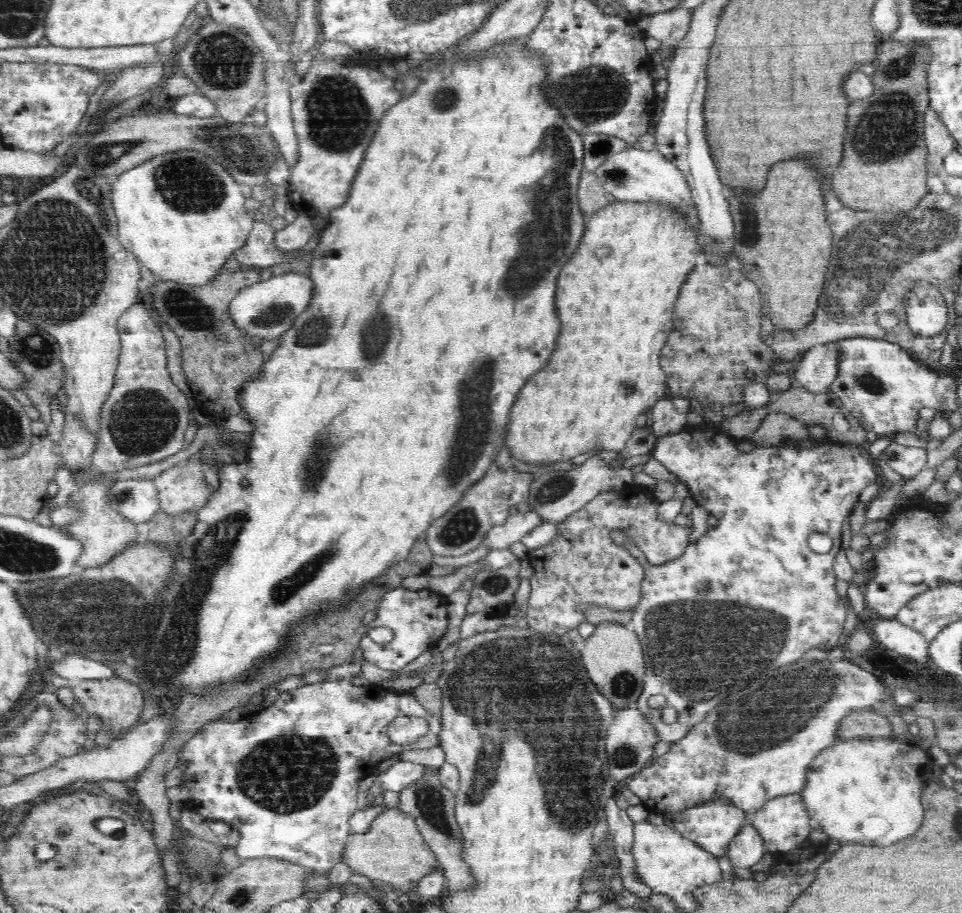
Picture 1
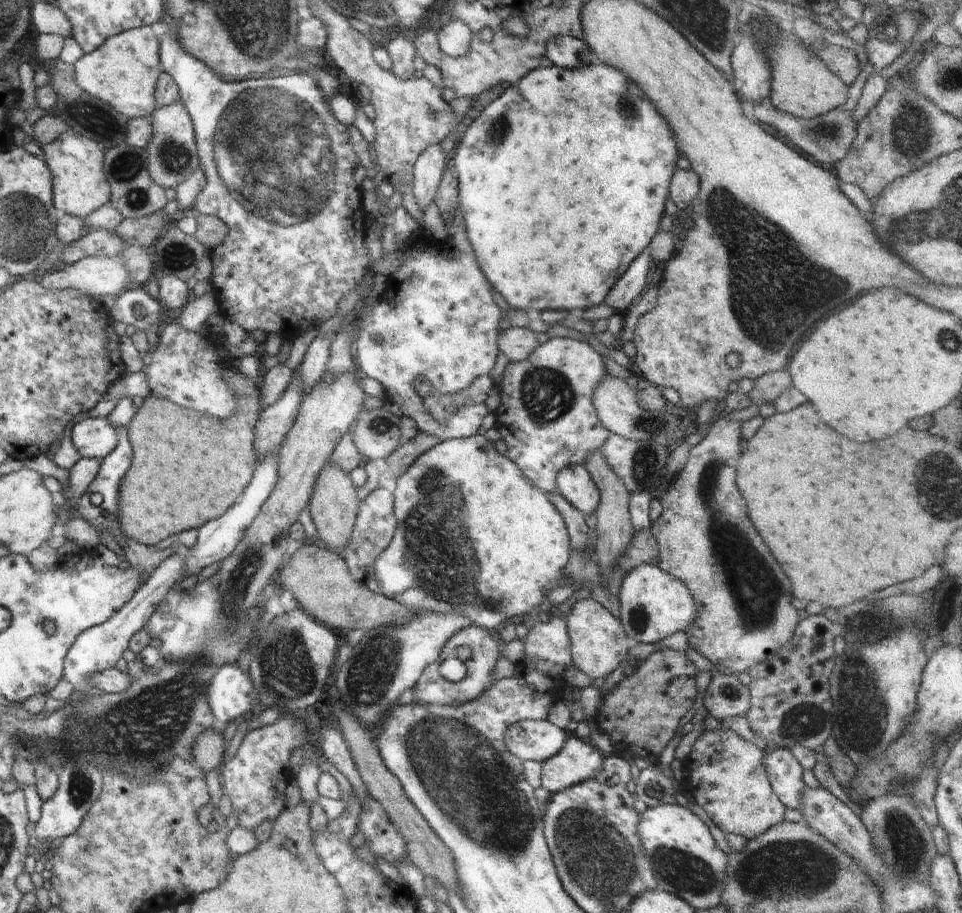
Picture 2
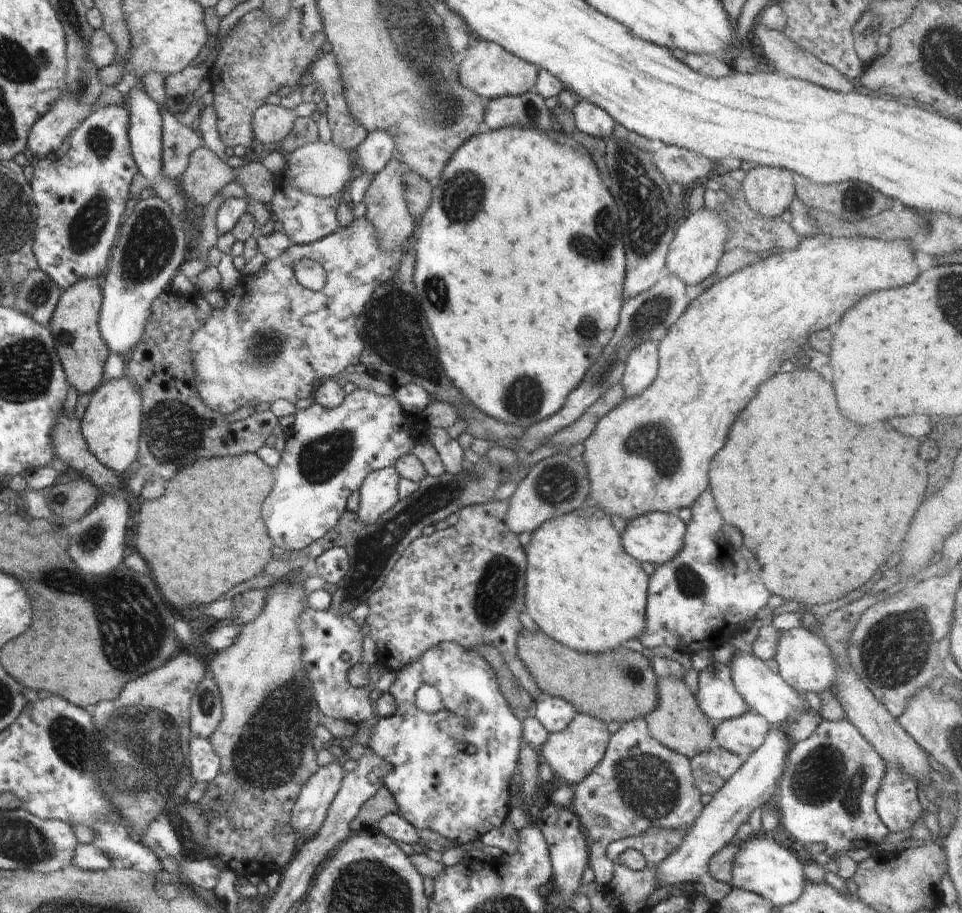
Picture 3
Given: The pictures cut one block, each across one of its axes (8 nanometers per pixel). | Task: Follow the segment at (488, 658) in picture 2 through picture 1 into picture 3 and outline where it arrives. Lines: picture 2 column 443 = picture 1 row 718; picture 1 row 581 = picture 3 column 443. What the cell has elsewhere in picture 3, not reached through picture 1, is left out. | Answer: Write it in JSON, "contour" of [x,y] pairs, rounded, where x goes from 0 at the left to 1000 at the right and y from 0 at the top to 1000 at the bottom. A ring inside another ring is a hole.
{"contour":[[[457,703],[453,708],[449,708],[447,712],[444,712],[435,725],[422,729],[420,734],[412,735],[412,744],[404,754],[404,759],[410,762],[412,767],[413,775],[412,780],[407,784],[402,786],[396,786],[393,793],[389,794],[386,800],[386,806],[383,812],[383,819],[395,828],[399,835],[403,835],[404,846],[399,851],[399,860],[405,866],[405,870],[410,873],[412,881],[414,882],[414,889],[423,898],[429,906],[435,909],[447,907],[451,909],[453,913],[466,918],[475,926],[482,926],[489,922],[497,922],[508,909],[516,909],[520,907],[527,898],[527,893],[530,888],[530,871],[529,861],[530,854],[537,851],[540,839],[540,821],[541,815],[544,809],[544,795],[542,790],[536,786],[534,780],[528,773],[526,765],[520,756],[518,749],[518,743],[516,736],[507,724],[499,719],[495,711],[484,711],[474,703]],[[439,750],[451,751],[459,765],[459,778],[455,780],[441,780],[435,775],[432,771],[432,756]],[[475,815],[479,815],[481,819],[477,821]]]}

